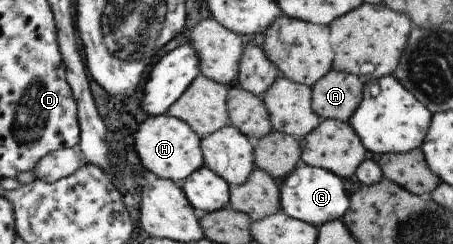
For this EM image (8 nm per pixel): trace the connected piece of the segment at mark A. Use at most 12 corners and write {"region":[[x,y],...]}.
{"region":[[331,69],[312,85],[323,120],[348,121],[363,95],[360,77]]}

